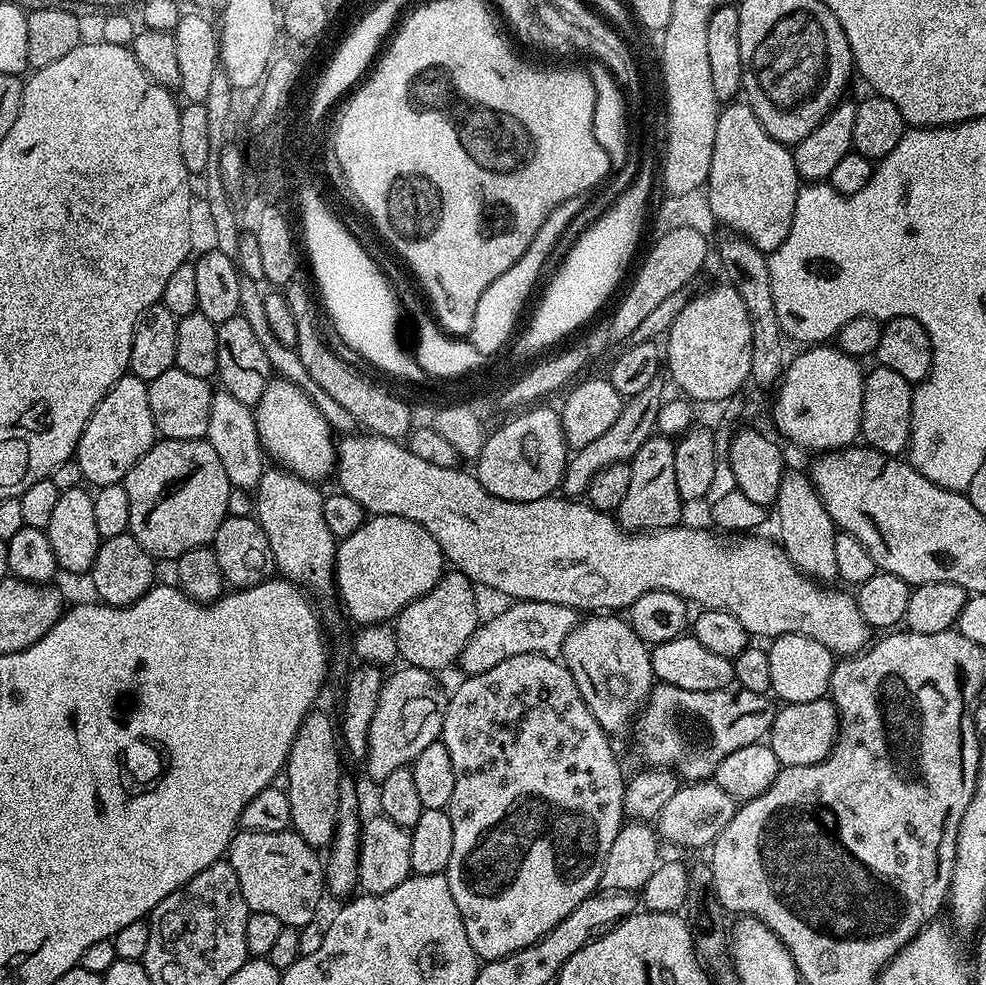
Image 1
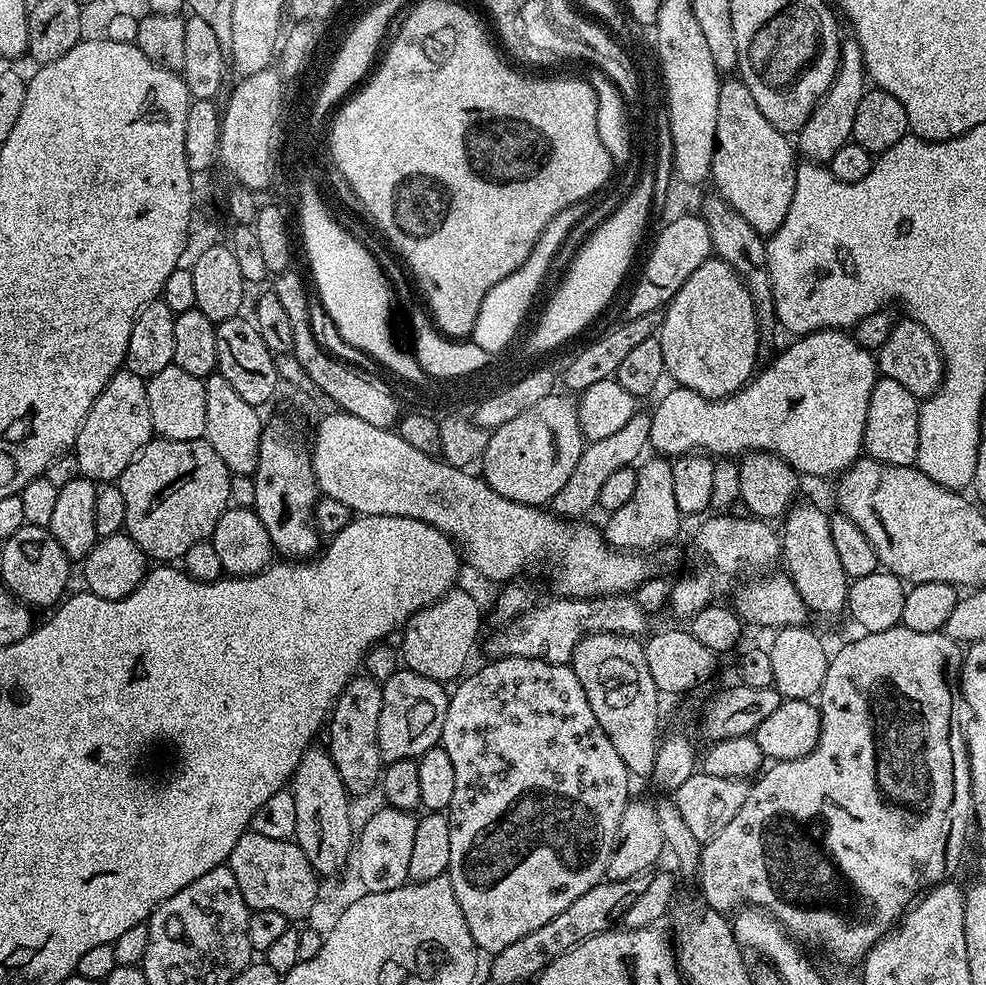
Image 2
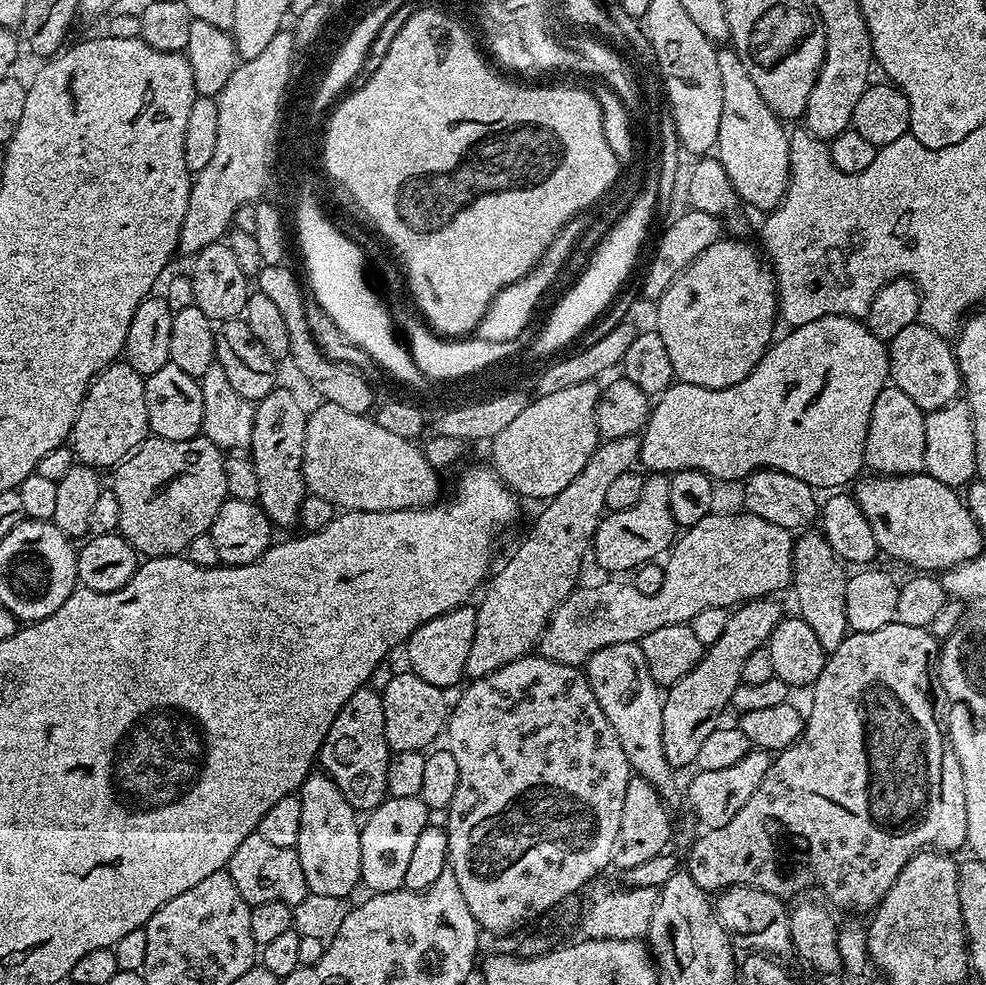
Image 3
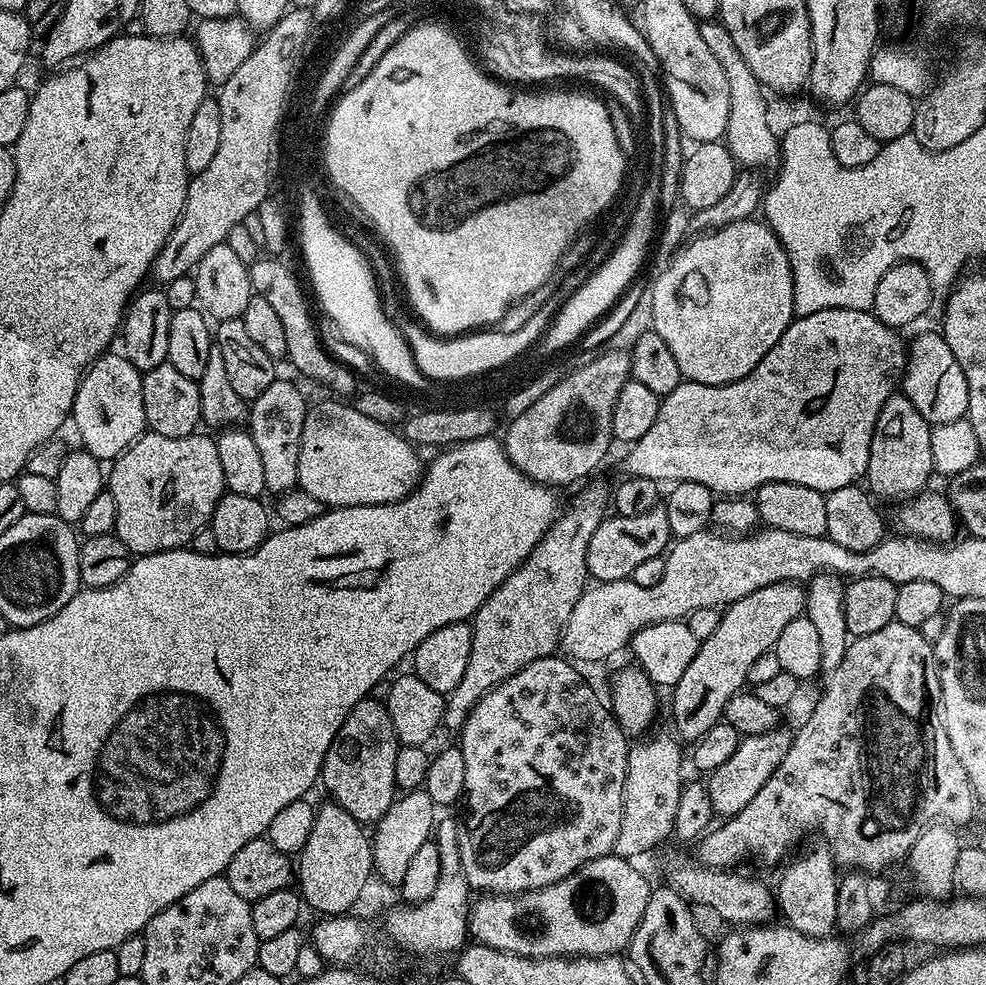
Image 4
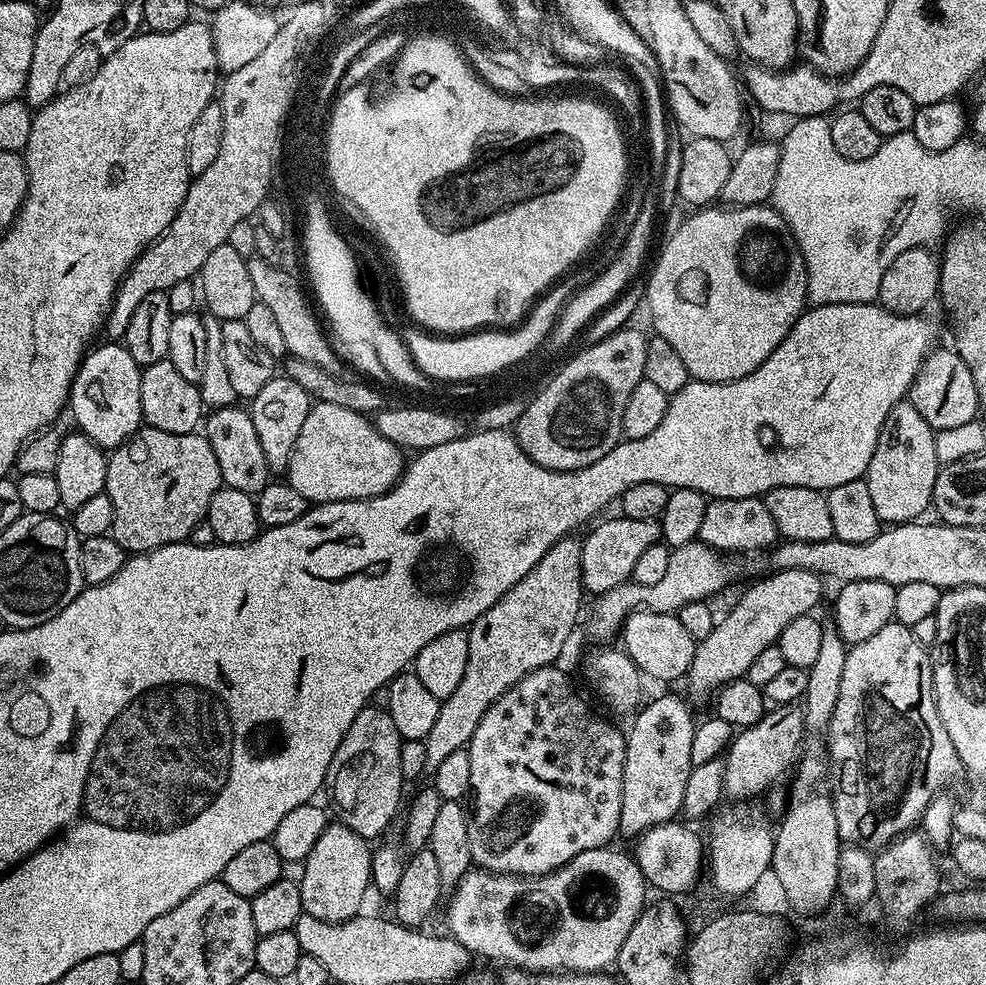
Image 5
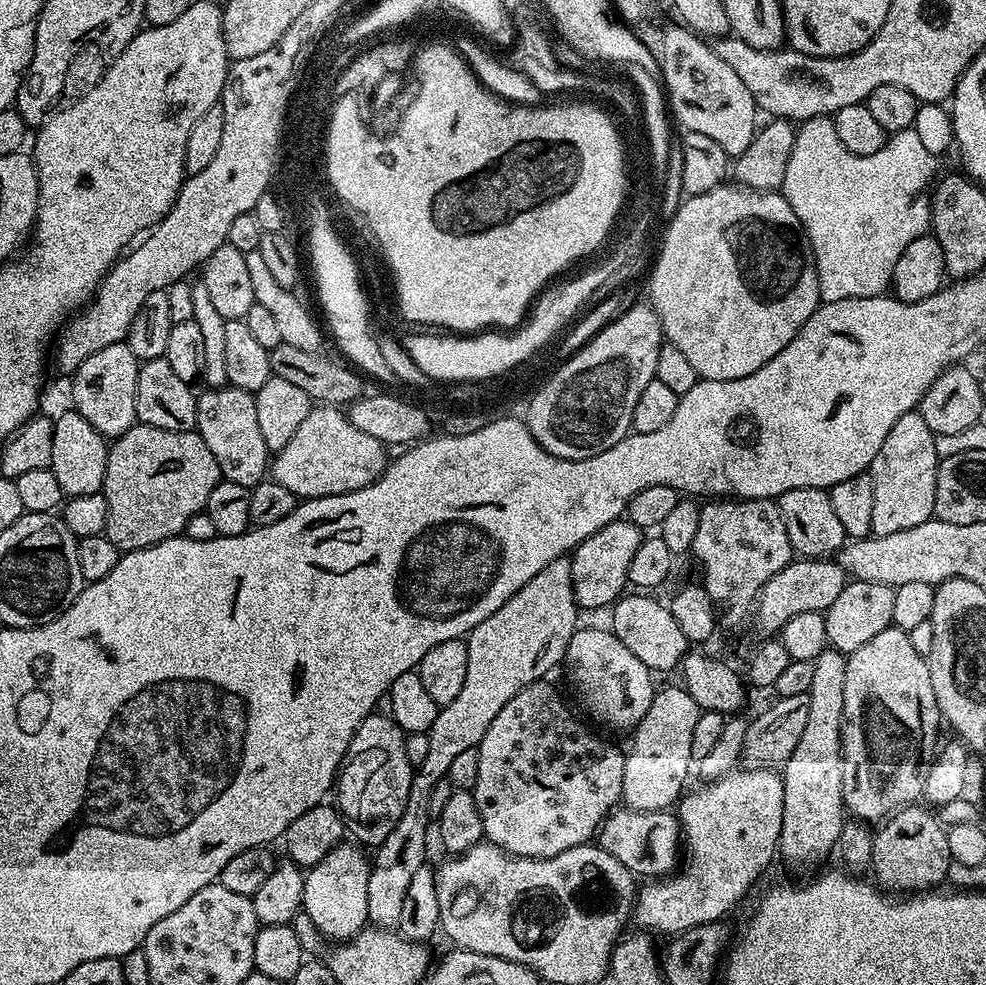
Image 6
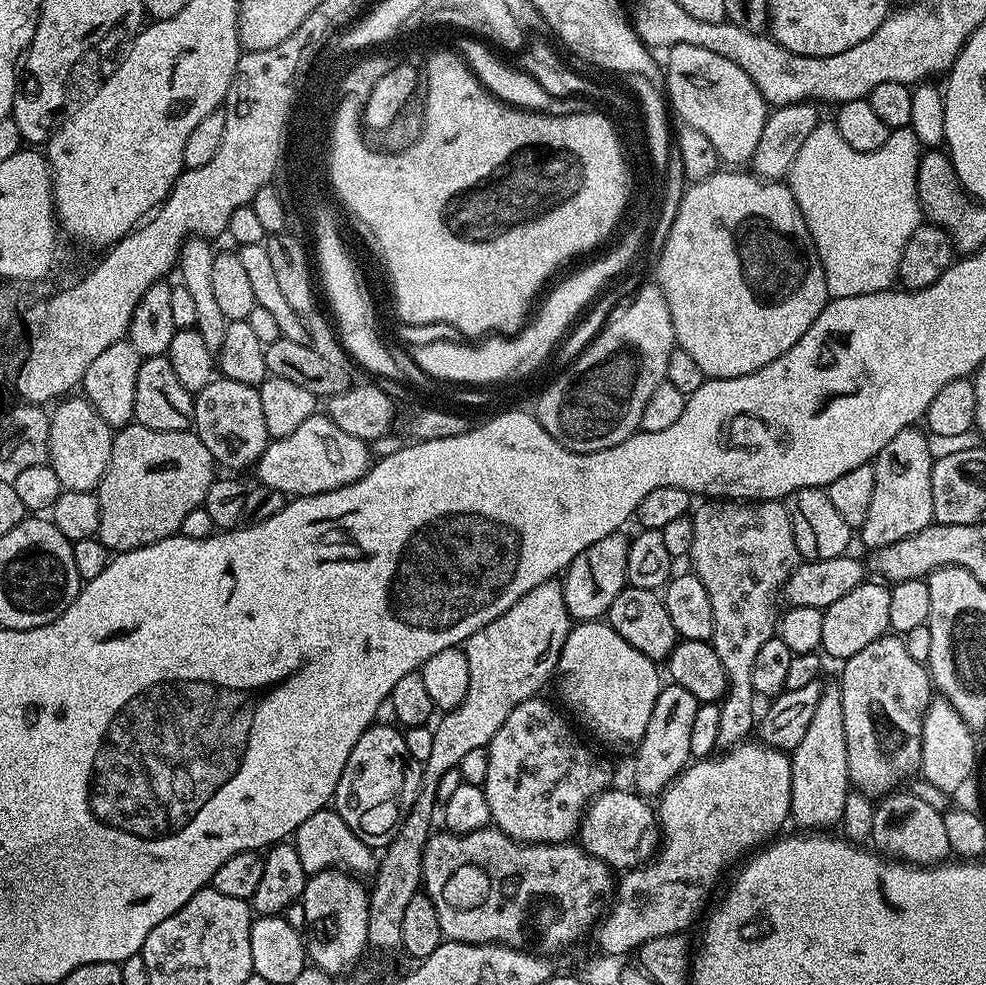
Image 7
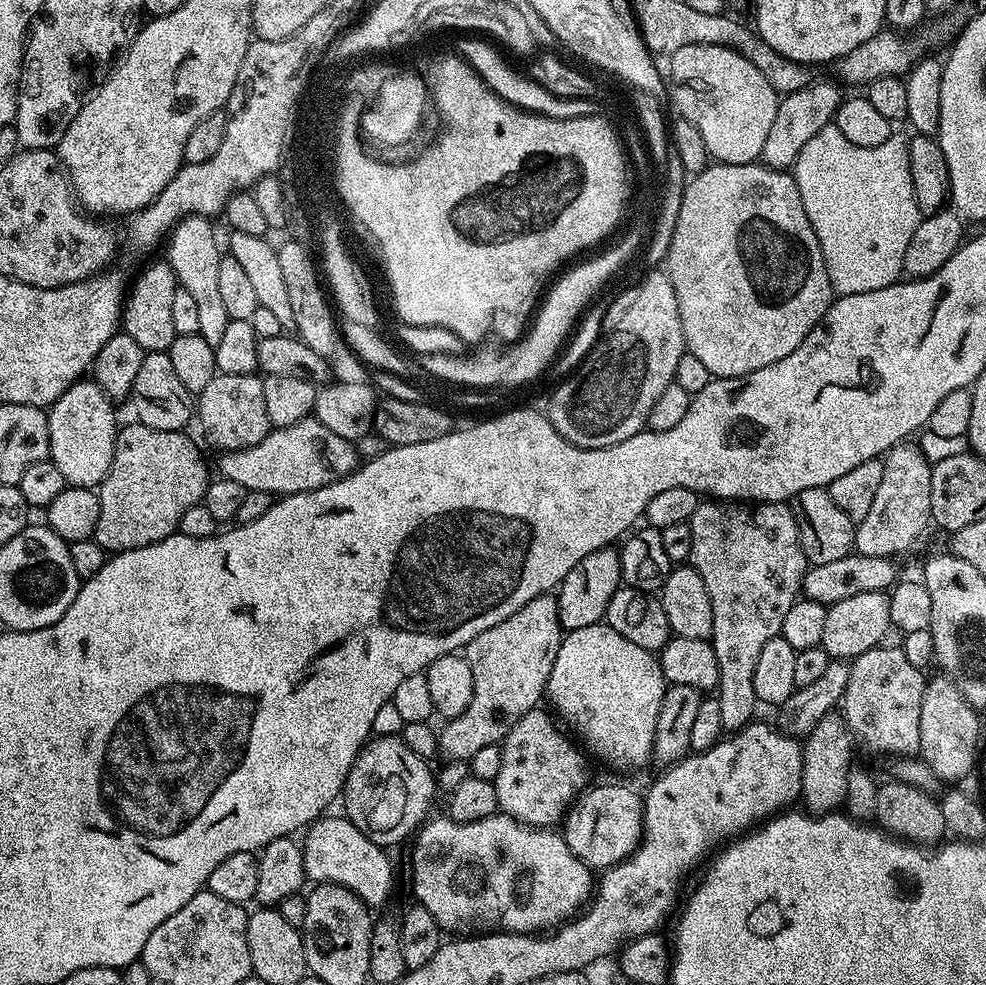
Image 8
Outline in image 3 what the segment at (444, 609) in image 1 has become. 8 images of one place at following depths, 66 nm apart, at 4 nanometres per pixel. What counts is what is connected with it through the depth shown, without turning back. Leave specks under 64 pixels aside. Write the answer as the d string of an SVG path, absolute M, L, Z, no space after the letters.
M461 606L446 614L438 614L438 618L430 618L406 641L408 648L407 667L422 682L430 682L430 686L441 690L449 690L459 680L465 679L464 667L466 658L470 658L470 646L474 642L474 626L476 625L476 609L472 606Z

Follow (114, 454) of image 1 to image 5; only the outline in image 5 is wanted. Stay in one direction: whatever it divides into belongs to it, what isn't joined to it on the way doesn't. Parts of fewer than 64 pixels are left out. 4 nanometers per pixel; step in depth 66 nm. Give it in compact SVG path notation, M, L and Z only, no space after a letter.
M97 343L85 355L70 389L70 412L72 408L72 416L76 419L75 427L105 450L125 444L142 426L144 418L140 389L141 365L130 358L123 343L108 343L112 344Z

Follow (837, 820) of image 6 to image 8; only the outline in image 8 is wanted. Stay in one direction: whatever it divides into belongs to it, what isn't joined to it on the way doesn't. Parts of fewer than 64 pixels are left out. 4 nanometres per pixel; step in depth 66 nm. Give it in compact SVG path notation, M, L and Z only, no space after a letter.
M829 714L819 721L812 731L805 737L803 743L803 778L801 799L805 800L805 807L814 814L828 814L839 809L844 803L847 794L848 774L852 759L850 759L850 738L844 722L834 714Z

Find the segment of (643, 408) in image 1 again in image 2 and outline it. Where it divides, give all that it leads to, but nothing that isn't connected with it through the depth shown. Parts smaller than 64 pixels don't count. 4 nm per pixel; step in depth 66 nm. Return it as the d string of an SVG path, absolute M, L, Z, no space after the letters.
M637 410L630 418L630 422L626 422L626 426L621 426L614 434L609 434L607 438L601 440L585 443L582 458L578 458L574 471L570 473L570 479L566 481L566 486L562 486L562 490L558 490L558 494L554 494L554 498L550 502L551 511L565 518L587 517L584 515L591 508L597 507L598 493L602 490L603 483L610 478L610 474L615 474L623 468L633 467L649 451L648 439L650 438L651 421L651 415L647 411Z

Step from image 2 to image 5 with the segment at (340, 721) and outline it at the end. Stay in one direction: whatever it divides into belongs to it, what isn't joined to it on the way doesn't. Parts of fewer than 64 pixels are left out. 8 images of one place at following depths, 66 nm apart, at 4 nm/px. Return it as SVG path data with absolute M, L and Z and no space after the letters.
M371 706L362 709L350 722L350 730L342 738L328 767L327 787L332 787L332 800L344 811L342 823L359 836L383 837L404 796L406 781L402 774L401 738L398 726L388 711Z

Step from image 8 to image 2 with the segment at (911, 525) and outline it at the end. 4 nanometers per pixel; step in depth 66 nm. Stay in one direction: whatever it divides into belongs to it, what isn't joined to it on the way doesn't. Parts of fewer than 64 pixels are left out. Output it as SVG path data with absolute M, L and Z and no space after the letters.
M880 376L870 390L870 410L866 410L864 452L878 462L894 466L915 465L918 454L918 418L921 401L894 378Z

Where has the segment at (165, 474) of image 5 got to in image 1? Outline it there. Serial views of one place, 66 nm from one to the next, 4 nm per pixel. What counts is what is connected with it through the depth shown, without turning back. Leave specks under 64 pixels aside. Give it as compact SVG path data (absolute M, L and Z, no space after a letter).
M157 439L151 450L146 454L142 454L142 458L138 458L138 462L134 462L132 469L124 475L122 481L126 490L126 498L130 498L130 522L128 523L128 532L138 542L138 546L142 546L142 550L146 550L157 561L168 562L176 561L182 554L186 554L186 550L194 550L195 548L203 548L211 545L212 539L218 534L218 526L222 526L228 514L227 502L229 501L230 492L233 490L230 478L226 478L226 469L223 468L222 462L218 458L218 454L214 454L214 446L210 446L207 439L202 440L165 440Z

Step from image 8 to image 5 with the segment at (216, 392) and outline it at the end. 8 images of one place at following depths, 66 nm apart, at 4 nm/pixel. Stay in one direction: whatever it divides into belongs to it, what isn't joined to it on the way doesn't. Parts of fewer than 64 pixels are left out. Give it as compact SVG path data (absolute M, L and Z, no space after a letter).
M232 405L213 409L204 420L204 434L208 437L211 449L218 461L221 483L230 489L253 496L259 494L271 479L262 444L255 433L251 413L242 406Z

